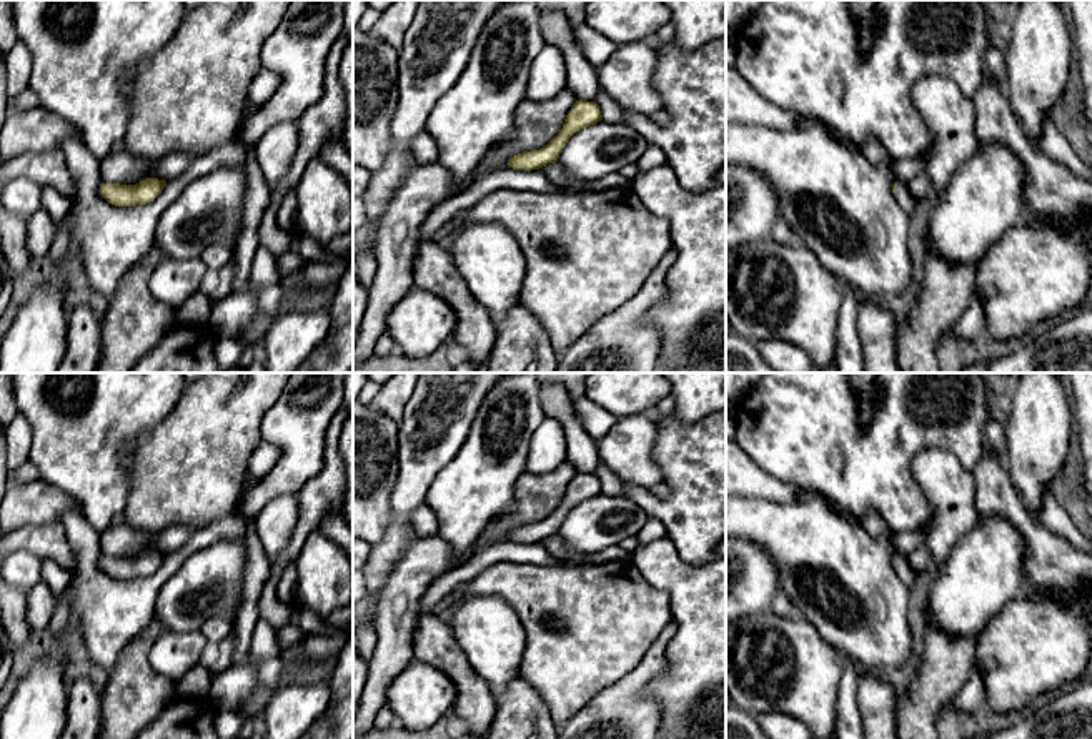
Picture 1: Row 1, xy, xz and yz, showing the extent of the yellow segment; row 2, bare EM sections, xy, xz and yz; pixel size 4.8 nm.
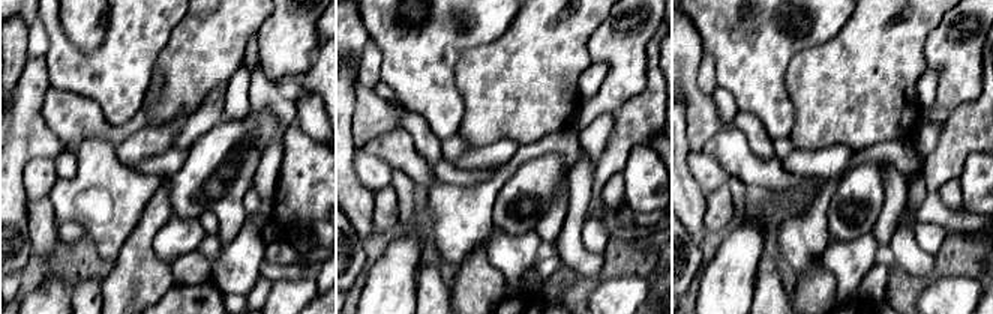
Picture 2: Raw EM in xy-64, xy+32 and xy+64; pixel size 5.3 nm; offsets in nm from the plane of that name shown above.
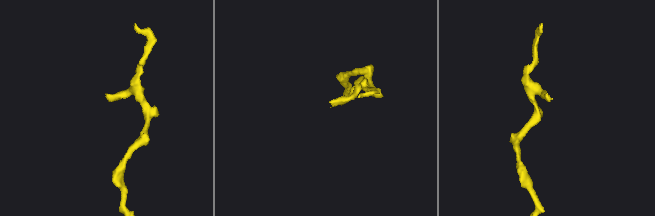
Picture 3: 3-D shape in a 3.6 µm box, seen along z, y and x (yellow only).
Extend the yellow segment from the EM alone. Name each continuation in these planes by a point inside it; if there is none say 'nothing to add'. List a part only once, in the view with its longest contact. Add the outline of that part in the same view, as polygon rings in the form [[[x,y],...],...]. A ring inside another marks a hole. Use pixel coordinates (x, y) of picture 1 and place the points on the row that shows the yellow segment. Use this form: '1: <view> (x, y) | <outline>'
1: yz (903, 195) | [[[899,181],[896,186],[896,200],[899,203],[899,206],[907,213],[912,215],[916,210],[916,203],[917,200],[912,196],[912,193],[909,191],[909,186],[906,181]]]

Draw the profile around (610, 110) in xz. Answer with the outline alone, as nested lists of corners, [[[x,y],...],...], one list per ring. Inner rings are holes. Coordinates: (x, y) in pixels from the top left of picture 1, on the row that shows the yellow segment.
[[[601,87],[594,102],[599,105],[603,122],[626,125],[623,110]]]

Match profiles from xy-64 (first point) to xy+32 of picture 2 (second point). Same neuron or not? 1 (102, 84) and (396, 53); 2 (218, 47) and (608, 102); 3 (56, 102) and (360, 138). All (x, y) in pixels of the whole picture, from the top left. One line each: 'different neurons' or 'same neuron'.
1: same neuron
2: different neurons
3: same neuron

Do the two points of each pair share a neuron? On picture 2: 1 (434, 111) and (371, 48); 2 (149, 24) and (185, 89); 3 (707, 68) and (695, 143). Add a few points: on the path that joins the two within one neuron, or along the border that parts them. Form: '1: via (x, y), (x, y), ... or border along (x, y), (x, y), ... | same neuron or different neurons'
1: border along (368, 36), (380, 51), (381, 78) | different neurons
2: border along (183, 18), (158, 56), (150, 81) | different neurons
3: border along (702, 54), (696, 84), (711, 96) | different neurons

